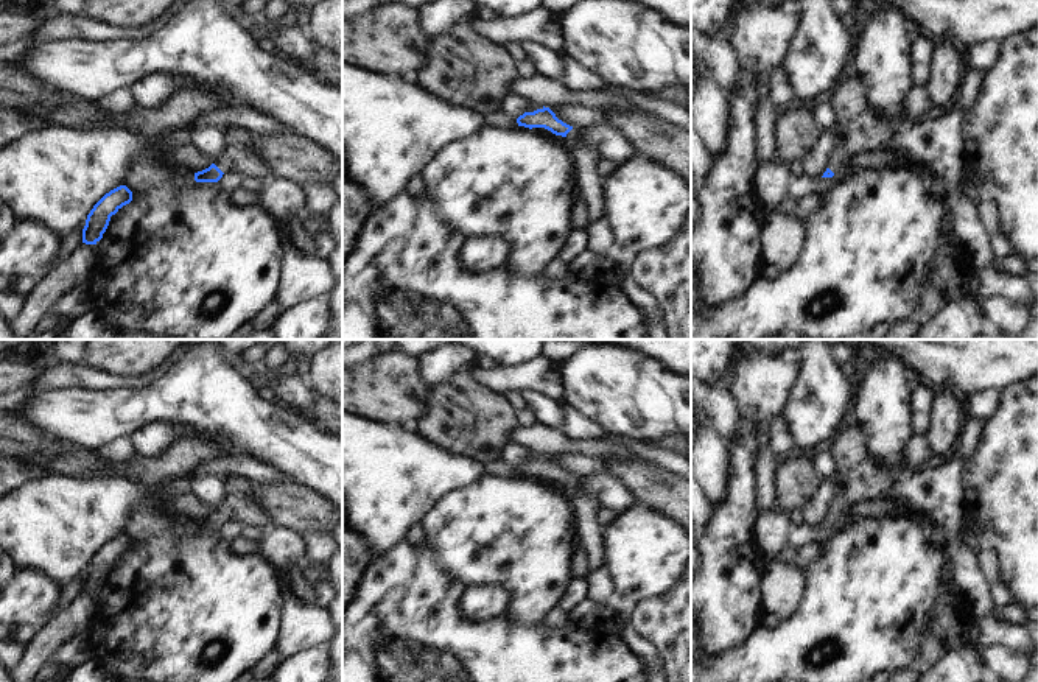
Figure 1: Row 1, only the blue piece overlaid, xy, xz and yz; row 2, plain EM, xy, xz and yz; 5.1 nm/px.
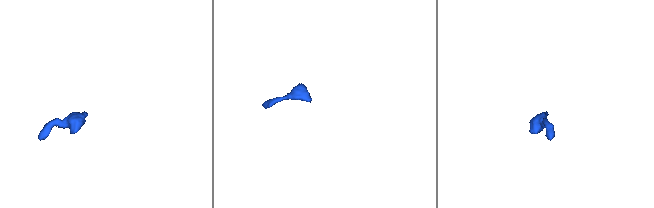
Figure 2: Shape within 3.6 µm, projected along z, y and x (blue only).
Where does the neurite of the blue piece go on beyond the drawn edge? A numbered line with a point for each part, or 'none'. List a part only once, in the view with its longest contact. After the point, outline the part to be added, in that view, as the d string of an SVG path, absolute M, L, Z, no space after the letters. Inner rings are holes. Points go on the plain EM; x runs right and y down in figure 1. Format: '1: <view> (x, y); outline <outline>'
1: xy (238, 503); outline M227 476L226 495L215 514L226 523L238 520L255 528L269 522L265 511L260 509L255 497L251 494L251 483L243 478Z

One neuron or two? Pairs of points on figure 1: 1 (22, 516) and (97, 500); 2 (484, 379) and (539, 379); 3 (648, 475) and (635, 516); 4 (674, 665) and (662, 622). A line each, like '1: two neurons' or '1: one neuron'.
1: one neuron
2: one neuron
3: two neurons
4: one neuron

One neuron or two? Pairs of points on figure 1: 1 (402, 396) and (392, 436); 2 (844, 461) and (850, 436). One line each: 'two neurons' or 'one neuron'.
1: two neurons
2: one neuron

